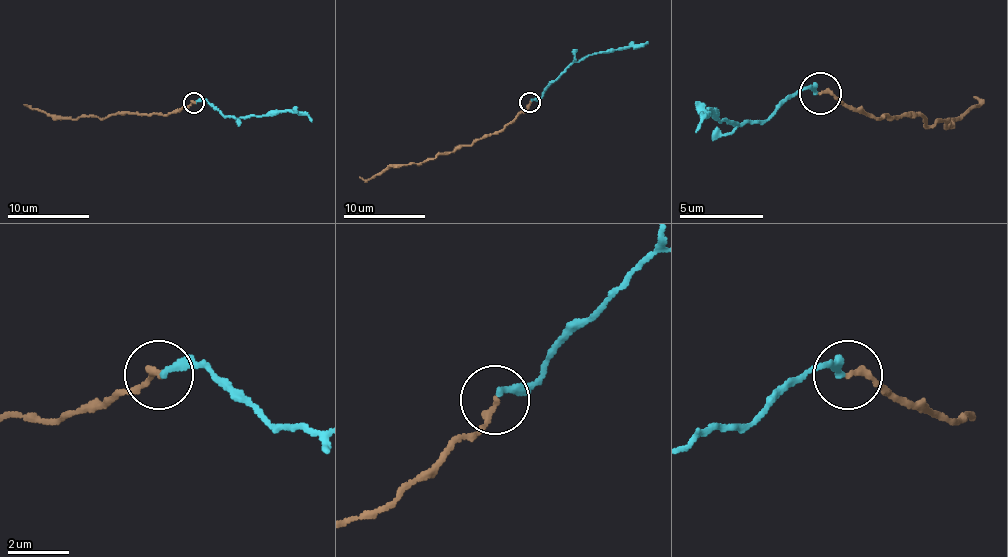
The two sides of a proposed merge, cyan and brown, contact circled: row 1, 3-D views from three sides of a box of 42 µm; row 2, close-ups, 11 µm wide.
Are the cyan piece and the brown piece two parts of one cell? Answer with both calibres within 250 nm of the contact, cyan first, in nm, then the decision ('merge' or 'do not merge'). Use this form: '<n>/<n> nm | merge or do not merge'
280/200 nm | merge

